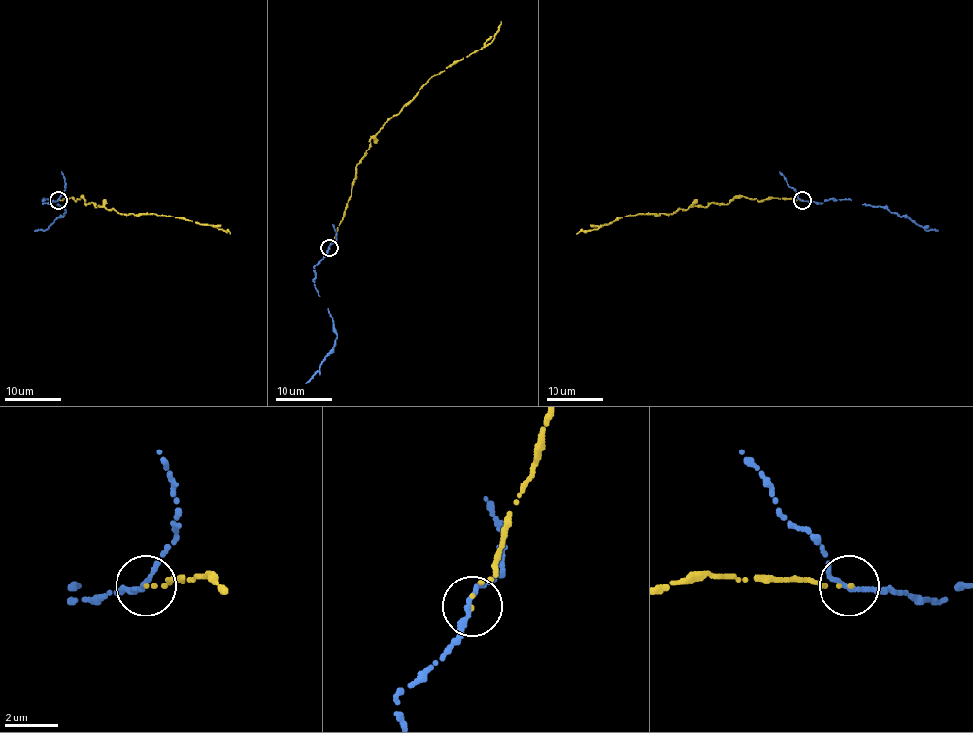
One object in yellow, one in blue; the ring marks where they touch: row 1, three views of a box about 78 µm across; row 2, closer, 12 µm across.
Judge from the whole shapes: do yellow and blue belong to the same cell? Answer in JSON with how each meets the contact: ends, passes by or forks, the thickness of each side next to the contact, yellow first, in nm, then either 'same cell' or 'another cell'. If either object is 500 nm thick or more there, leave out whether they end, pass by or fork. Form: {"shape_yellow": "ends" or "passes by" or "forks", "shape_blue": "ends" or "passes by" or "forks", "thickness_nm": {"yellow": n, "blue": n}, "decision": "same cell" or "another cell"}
{"shape_yellow": "ends", "shape_blue": "passes by", "thickness_nm": {"yellow": 110, "blue": 170}, "decision": "same cell"}

